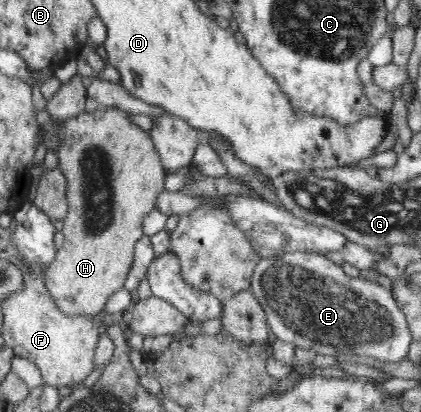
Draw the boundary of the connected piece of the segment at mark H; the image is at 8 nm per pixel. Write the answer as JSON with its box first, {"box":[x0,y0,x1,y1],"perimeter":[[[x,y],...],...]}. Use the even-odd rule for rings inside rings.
{"box":[37,107,166,320],"perimeter":[[[99,107],[96,112],[81,113],[79,116],[72,117],[70,119],[64,120],[60,126],[55,126],[53,118],[49,115],[47,111],[37,112],[37,120],[40,128],[46,127],[50,131],[60,131],[61,134],[61,145],[57,150],[58,155],[58,167],[60,167],[60,172],[64,175],[65,180],[65,195],[68,203],[67,213],[63,220],[63,229],[64,242],[63,246],[57,250],[55,260],[44,270],[44,286],[48,289],[49,298],[54,299],[56,307],[60,309],[66,315],[84,315],[91,317],[93,319],[99,320],[100,317],[103,317],[105,306],[107,300],[111,298],[114,292],[119,291],[130,272],[130,267],[133,266],[134,259],[134,246],[136,242],[140,240],[140,237],[143,236],[143,218],[152,212],[155,209],[156,198],[158,194],[164,190],[164,176],[166,176],[163,171],[163,166],[152,142],[152,137],[148,135],[144,130],[140,130],[136,124],[129,122],[129,114],[118,108],[106,108]]]}

